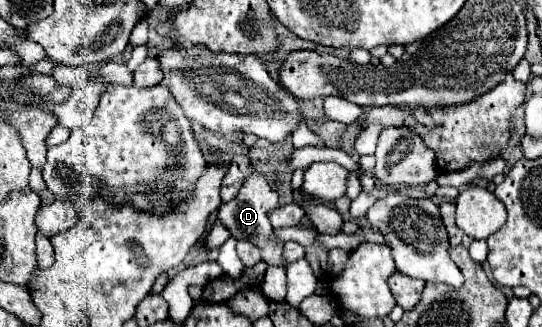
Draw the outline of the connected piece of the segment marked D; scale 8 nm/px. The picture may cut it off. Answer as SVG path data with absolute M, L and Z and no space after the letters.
M253 172L241 186L239 196L233 198L227 204L221 204L219 208L219 220L225 224L231 232L233 238L243 238L249 240L251 244L257 244L261 248L261 260L267 262L269 266L283 266L287 268L287 262L283 258L283 246L275 242L273 238L273 226L269 224L269 210L277 208L277 192L271 190L267 180L263 178L261 172Z

